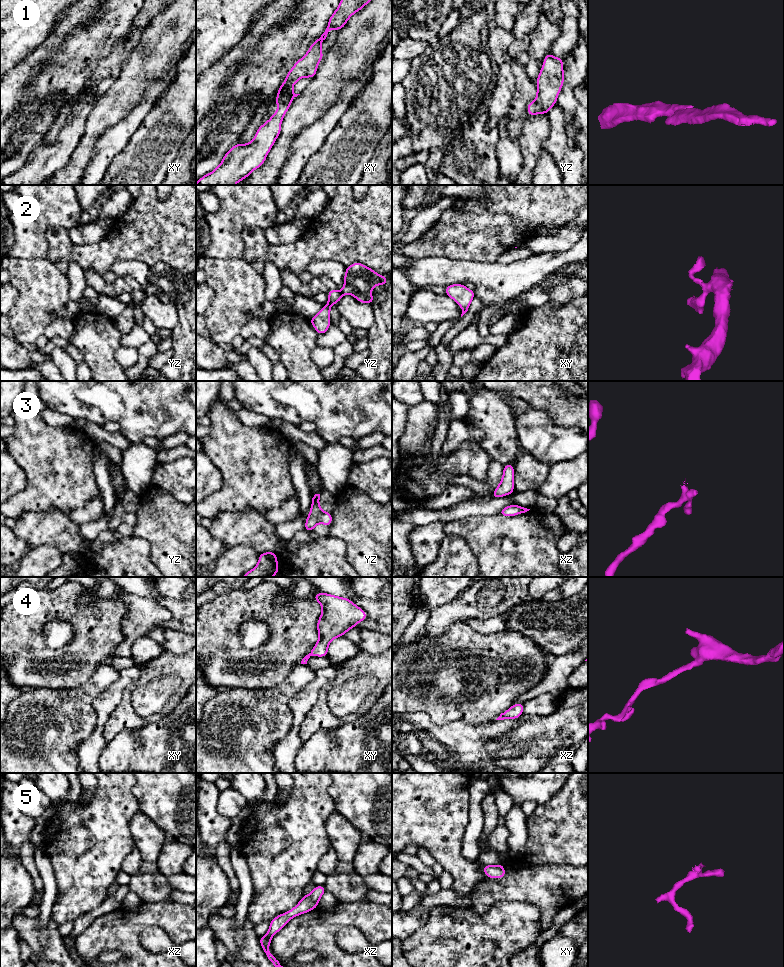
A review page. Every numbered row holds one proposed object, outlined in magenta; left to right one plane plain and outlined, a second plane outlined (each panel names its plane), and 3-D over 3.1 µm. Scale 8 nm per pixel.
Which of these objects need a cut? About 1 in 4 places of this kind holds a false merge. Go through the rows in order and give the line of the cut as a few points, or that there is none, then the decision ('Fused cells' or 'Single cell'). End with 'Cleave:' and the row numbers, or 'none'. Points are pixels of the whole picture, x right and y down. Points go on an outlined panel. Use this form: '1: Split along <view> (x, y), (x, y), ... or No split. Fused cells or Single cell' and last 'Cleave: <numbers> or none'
1: No split. Single cell
2: No split. Single cell
3: No split. Single cell
4: No split. Single cell
5: No split. Single cell
Cleave: none

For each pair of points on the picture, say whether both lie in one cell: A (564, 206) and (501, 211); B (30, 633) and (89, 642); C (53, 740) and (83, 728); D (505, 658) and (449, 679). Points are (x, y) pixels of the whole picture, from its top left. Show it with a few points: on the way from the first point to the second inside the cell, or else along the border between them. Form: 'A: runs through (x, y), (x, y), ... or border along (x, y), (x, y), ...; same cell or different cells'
A: runs through (548, 206), (517, 206); same cell
B: runs through (42, 648), (48, 654), (74, 654); same cell
C: runs through (60, 732), (68, 724), (75, 724); same cell
D: runs through (491, 671), (480, 676), (463, 676); same cell

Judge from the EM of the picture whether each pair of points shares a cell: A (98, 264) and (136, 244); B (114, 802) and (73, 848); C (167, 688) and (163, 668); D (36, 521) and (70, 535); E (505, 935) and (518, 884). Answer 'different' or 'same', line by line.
A: same
B: same
C: different
D: same
E: different

